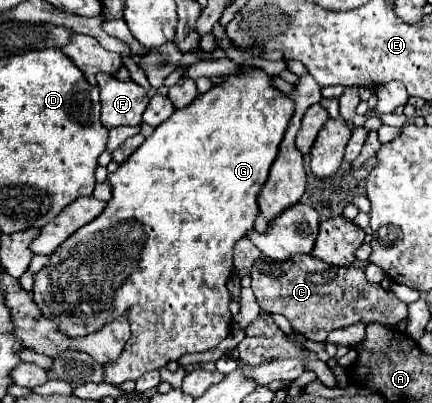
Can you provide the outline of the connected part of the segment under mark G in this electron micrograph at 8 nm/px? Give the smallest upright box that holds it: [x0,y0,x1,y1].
[33,66,295,386]

